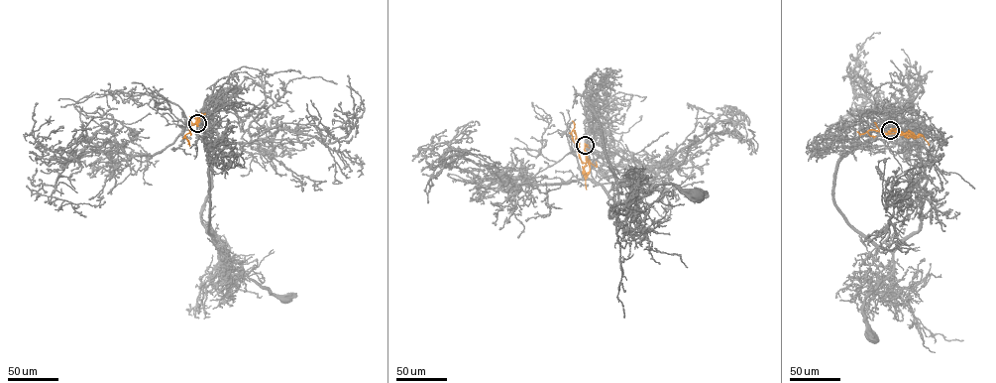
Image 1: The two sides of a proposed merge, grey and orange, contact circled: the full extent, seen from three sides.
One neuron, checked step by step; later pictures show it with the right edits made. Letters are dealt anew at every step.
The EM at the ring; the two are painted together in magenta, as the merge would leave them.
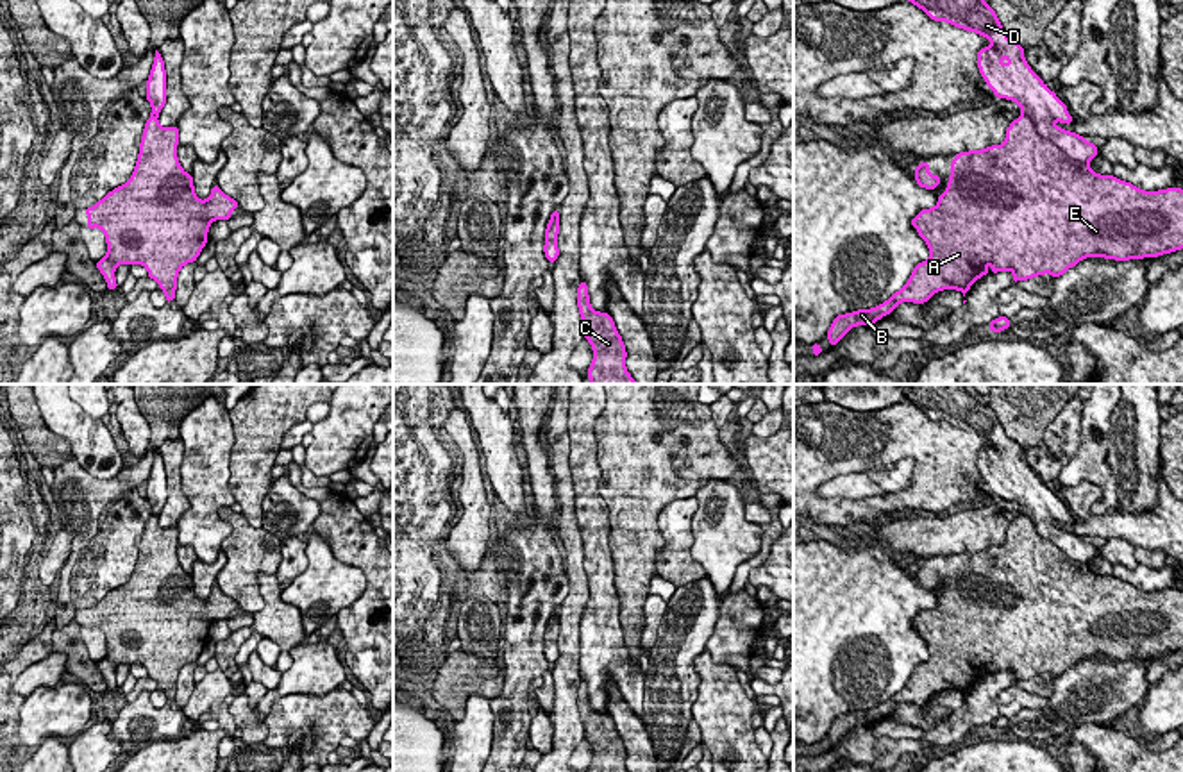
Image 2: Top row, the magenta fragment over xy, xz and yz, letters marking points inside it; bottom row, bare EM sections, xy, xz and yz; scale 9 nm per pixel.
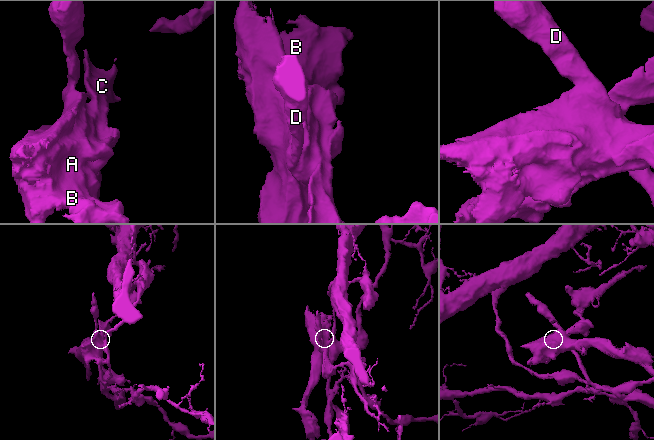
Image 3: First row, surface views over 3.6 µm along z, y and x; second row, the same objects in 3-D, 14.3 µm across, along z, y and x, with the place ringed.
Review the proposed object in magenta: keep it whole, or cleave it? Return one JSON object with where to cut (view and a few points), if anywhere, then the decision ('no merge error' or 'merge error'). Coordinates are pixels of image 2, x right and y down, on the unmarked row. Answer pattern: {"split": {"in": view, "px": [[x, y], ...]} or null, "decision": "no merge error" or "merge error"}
{"split": {"in": "yz", "px": [[1023, 513], [1040, 535], [1071, 558], [1087, 563]]}, "decision": "merge error"}

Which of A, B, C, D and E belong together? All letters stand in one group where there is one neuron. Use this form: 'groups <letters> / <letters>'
groups A B C E / D

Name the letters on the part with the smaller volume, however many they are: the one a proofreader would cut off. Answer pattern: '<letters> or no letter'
A, B, C, E

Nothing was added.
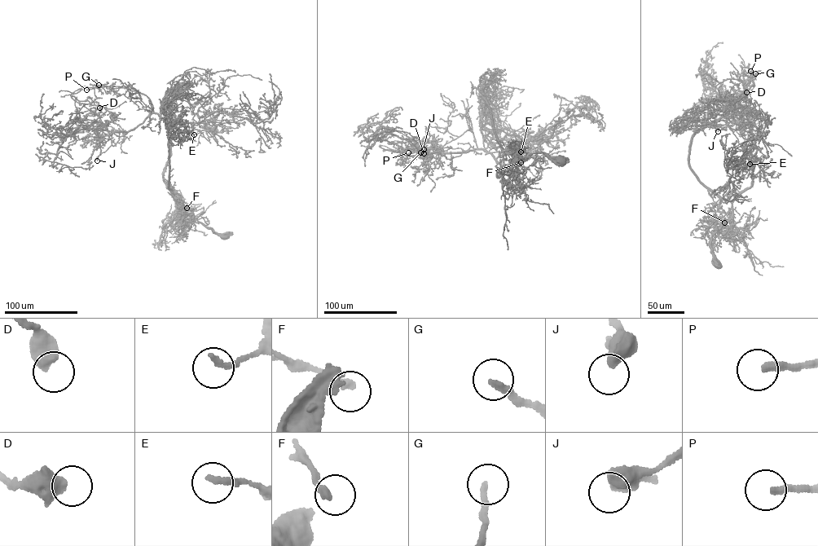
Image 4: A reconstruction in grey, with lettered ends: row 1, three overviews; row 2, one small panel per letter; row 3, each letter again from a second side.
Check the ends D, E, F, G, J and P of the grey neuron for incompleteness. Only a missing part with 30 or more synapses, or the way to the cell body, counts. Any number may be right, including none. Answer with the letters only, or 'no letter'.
P

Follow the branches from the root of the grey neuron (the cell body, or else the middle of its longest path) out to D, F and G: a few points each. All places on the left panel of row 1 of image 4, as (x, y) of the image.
D: (226, 236), (199, 222), (167, 187), (167, 121), (150, 113), (128, 131), (108, 132), (92, 112), (99, 107)
F: (226, 236), (218, 235), (203, 225), (190, 210), (186, 209), (183, 213), (186, 208)
G: (226, 236), (199, 222), (167, 187), (163, 173), (170, 133), (151, 99), (98, 85)

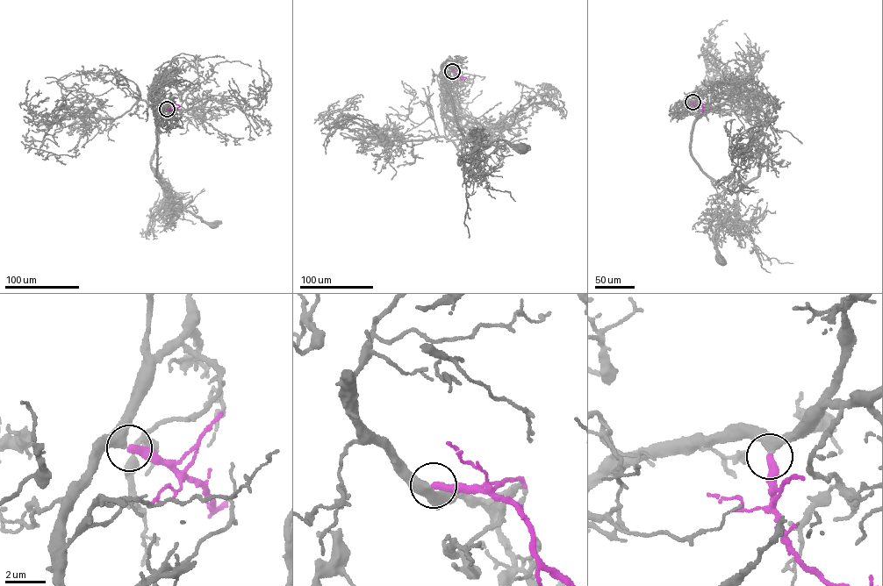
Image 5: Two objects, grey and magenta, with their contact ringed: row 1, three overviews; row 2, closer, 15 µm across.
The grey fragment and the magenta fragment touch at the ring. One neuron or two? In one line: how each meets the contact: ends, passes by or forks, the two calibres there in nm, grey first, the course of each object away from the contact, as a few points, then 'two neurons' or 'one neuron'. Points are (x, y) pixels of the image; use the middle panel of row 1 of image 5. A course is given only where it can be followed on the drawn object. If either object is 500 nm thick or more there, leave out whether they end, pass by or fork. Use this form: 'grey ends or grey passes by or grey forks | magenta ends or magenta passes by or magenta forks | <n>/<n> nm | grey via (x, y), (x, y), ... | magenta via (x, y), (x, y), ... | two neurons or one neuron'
grey passes by | magenta ends | 420/380 nm | grey via (452, 71), (449, 67), (443, 82), (452, 99), (466, 153), (473, 158), (497, 140), (523, 147) | magenta via (452, 71), (460, 77), (466, 78), (462, 80) | one neuron

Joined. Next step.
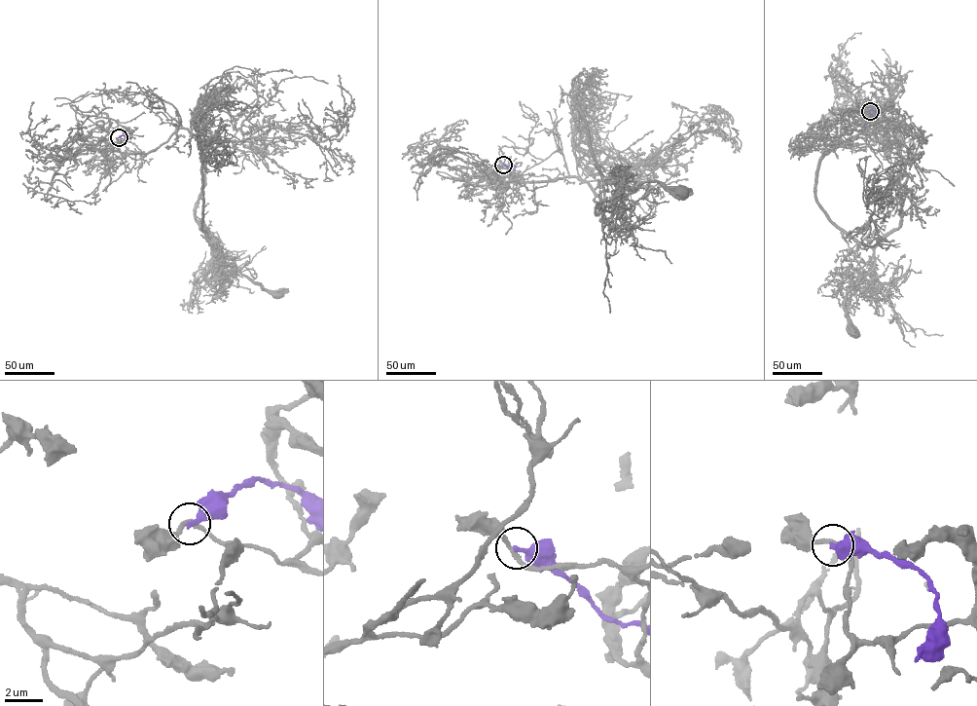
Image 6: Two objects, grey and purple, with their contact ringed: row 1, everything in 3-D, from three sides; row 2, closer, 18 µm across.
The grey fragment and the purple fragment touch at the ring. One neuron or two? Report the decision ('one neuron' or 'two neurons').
two neurons

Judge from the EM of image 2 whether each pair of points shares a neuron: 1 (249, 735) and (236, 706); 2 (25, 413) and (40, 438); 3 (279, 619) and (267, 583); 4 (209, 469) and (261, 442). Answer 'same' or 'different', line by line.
1: same
2: same
3: same
4: different

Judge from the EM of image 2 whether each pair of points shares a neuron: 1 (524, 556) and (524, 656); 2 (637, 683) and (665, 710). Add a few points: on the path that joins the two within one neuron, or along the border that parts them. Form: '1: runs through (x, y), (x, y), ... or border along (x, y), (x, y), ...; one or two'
1: runs through (524, 581), (519, 597), (524, 603), (524, 631); one
2: border along (642, 674), (644, 719); two

